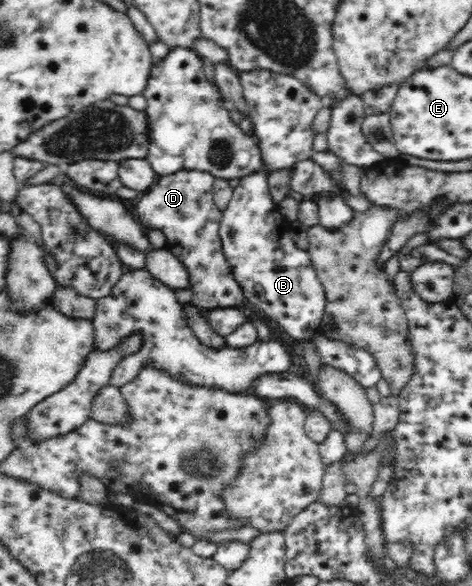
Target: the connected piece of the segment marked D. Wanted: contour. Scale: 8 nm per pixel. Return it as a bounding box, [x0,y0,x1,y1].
[136,169,243,309]

